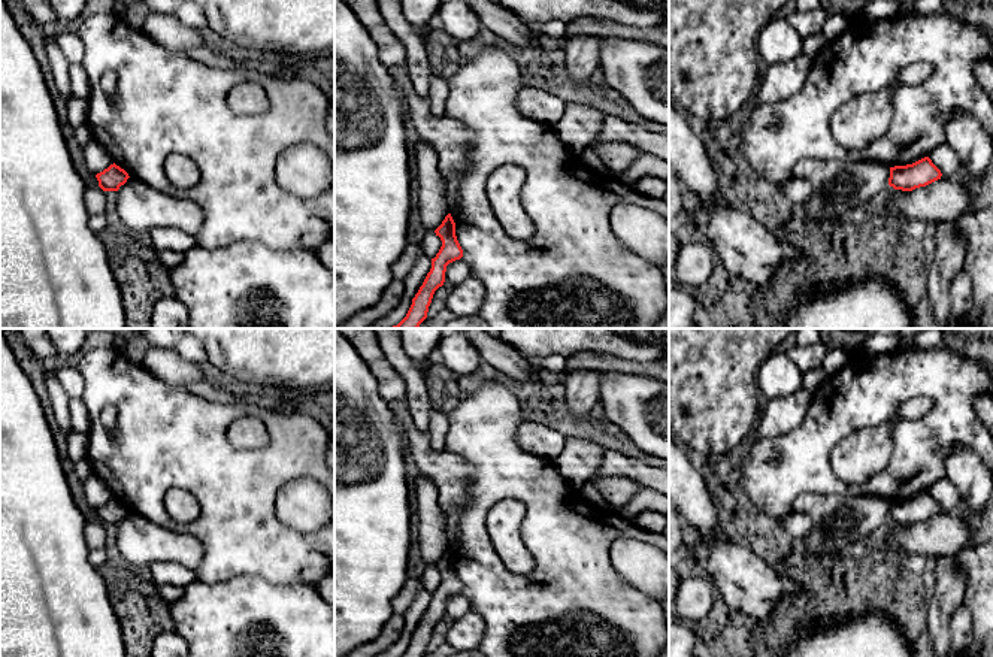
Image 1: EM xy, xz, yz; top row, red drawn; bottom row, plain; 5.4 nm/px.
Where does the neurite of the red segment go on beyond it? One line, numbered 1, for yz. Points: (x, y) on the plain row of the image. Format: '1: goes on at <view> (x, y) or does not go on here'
1: does not go on here

